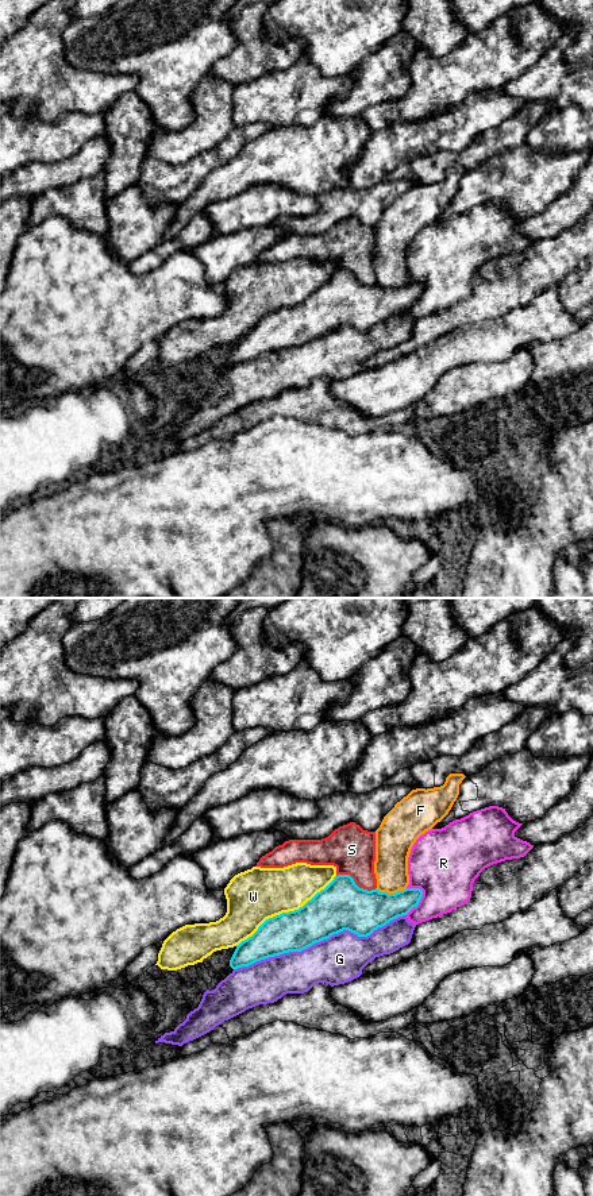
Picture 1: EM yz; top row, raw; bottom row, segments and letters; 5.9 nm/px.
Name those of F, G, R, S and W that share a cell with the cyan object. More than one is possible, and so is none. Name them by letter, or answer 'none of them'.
none of them

